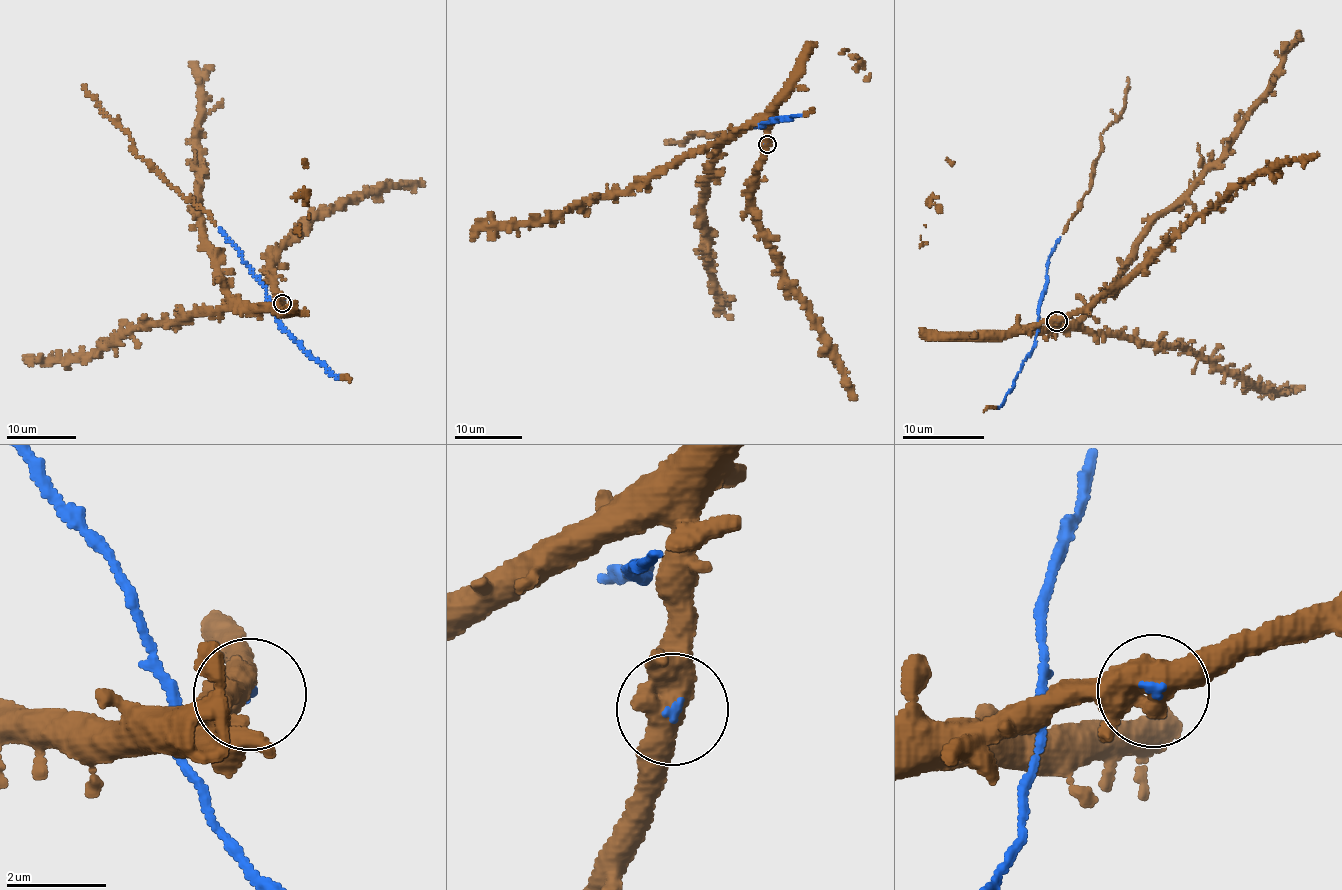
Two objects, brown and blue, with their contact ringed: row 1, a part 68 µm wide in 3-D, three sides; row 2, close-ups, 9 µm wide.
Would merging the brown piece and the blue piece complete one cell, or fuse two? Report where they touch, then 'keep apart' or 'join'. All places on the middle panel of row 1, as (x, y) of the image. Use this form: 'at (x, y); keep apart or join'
at (767, 144); join

